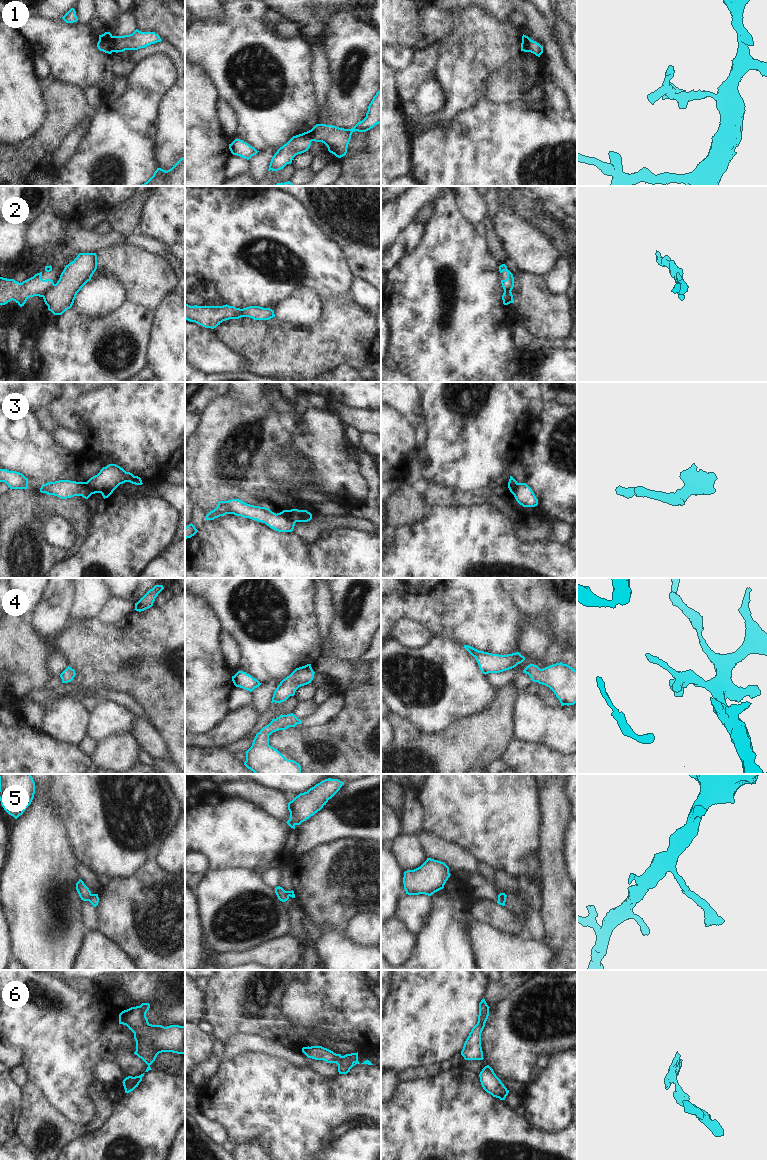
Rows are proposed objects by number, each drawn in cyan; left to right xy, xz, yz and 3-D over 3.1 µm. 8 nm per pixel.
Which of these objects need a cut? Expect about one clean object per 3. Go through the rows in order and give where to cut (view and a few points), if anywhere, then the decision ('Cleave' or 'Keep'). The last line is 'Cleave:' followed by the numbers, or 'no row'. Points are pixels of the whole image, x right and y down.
1: Split along xy (111, 36), (112, 51). Cleave
2: Split along xy (54, 284), (42, 296). Cleave
3: Split along xz (283, 510), (295, 522). Cleave
4: No split. Keep
5: Split along xy (92, 894), (88, 900). Cleave
6: No split. Keep
Cleave: 1, 2, 3, 5

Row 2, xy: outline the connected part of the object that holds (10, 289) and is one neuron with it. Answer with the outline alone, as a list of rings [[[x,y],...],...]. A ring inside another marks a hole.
[[[42,272],[37,273],[22,283],[0,277],[0,305],[13,300],[22,307],[30,297],[43,297],[46,291],[54,286],[54,282],[51,279],[43,280],[41,275]]]

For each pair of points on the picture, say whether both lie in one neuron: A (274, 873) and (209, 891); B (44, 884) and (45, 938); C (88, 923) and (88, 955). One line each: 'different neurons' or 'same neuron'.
A: different neurons
B: same neuron
C: different neurons

